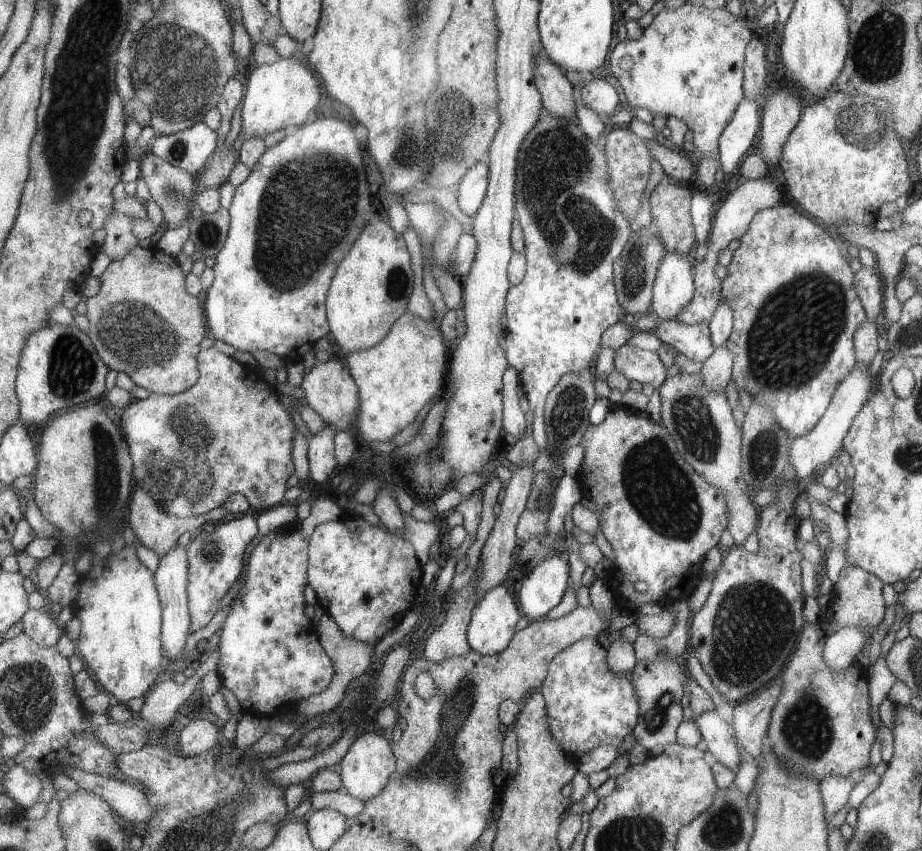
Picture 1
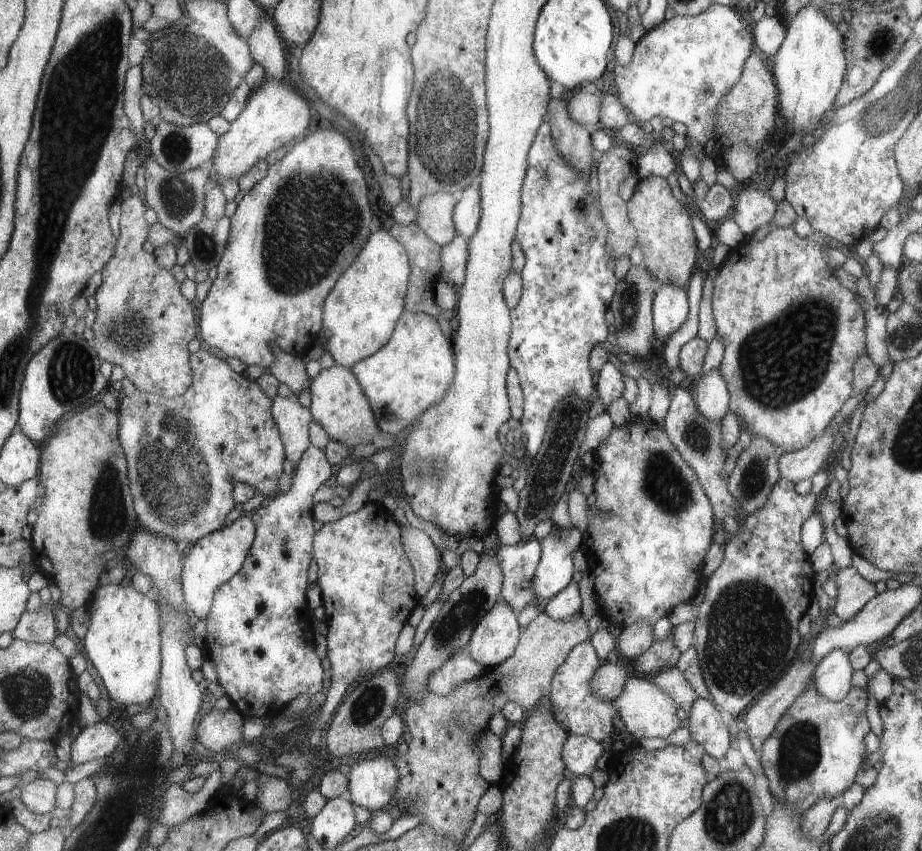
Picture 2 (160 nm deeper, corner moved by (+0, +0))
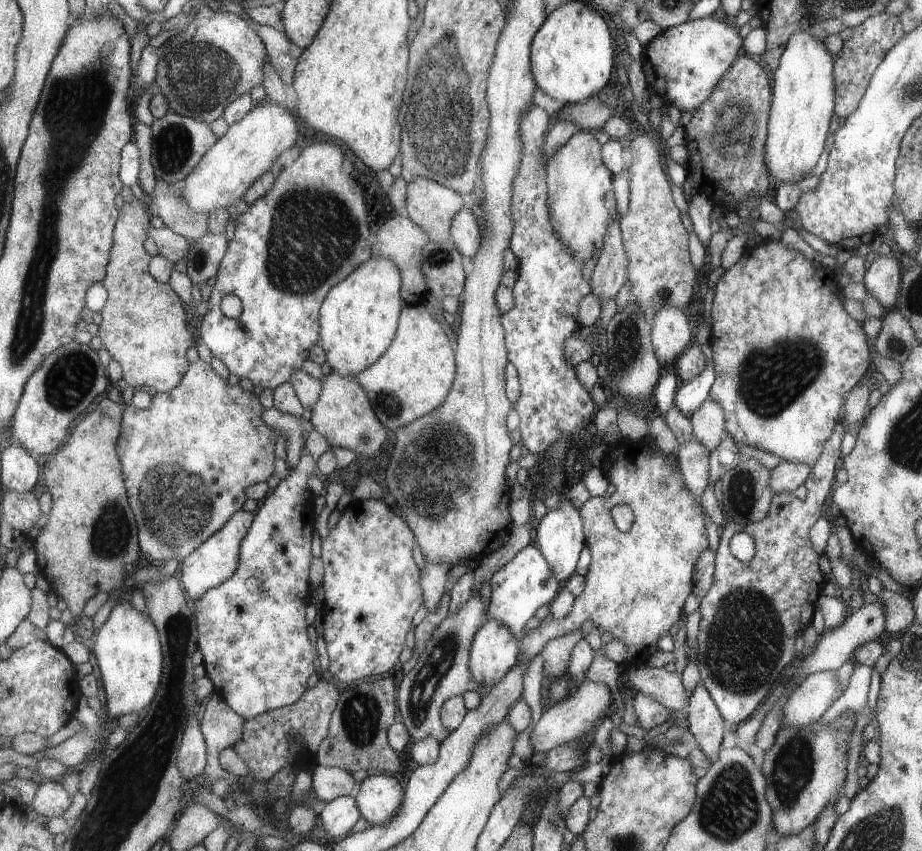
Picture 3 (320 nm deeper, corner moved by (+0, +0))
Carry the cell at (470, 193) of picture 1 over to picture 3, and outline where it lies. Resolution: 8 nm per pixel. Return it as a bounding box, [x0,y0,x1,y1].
[452,207,483,261]

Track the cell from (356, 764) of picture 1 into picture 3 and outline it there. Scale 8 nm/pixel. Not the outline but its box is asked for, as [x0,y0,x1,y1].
[354,772,405,826]

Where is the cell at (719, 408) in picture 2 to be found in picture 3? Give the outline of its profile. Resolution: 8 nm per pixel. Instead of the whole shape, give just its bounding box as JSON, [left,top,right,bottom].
[688,398,724,452]

